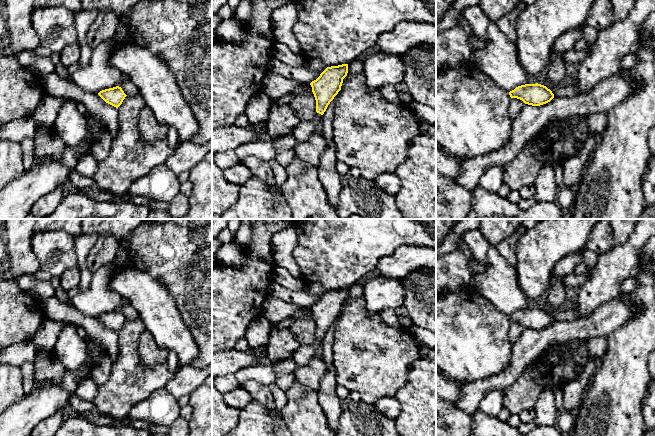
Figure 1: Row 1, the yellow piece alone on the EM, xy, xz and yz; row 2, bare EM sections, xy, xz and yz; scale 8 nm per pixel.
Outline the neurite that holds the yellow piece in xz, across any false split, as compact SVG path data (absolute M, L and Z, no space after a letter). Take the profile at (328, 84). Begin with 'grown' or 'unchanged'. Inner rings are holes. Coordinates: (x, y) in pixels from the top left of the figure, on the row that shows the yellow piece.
grown | M348 64L327 67L320 76L310 83L316 100L316 112L312 120L302 120L292 131L296 142L305 142L316 133L322 115L330 102L341 90L343 79L347 76Z

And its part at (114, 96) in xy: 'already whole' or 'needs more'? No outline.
already whole

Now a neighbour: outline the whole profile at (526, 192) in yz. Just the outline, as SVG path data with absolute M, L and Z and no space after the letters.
M529 185L526 187L523 187L520 191L520 197L522 199L528 199L528 198L533 198L535 195L535 186L534 185Z

